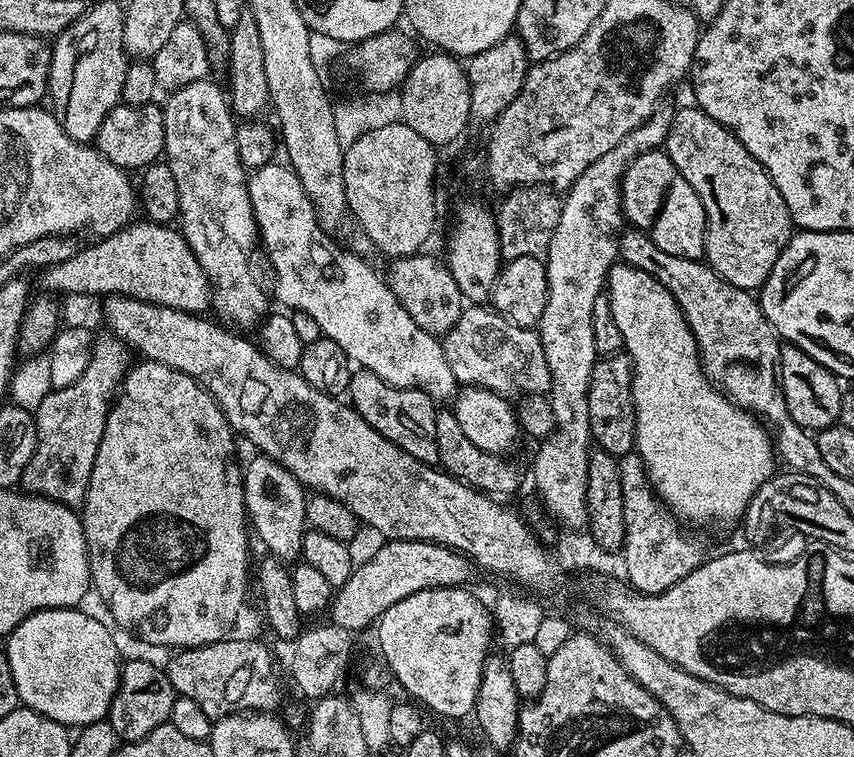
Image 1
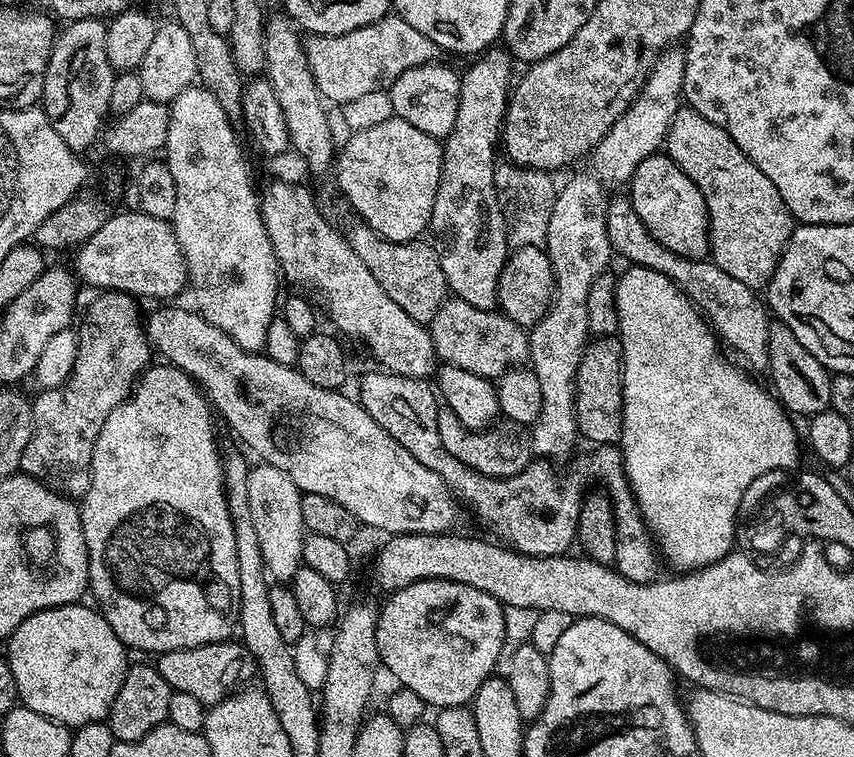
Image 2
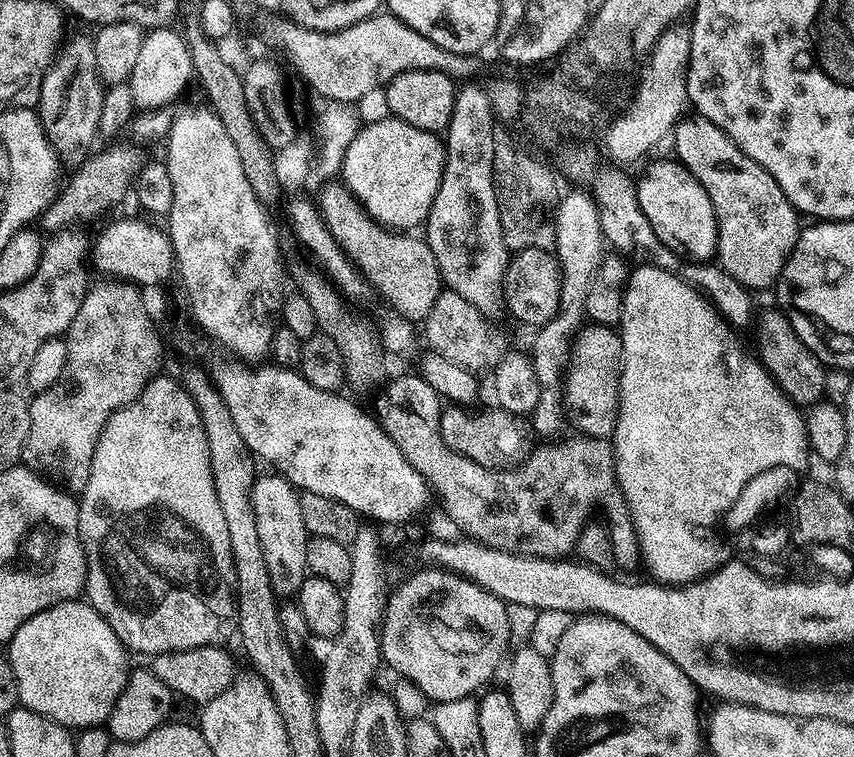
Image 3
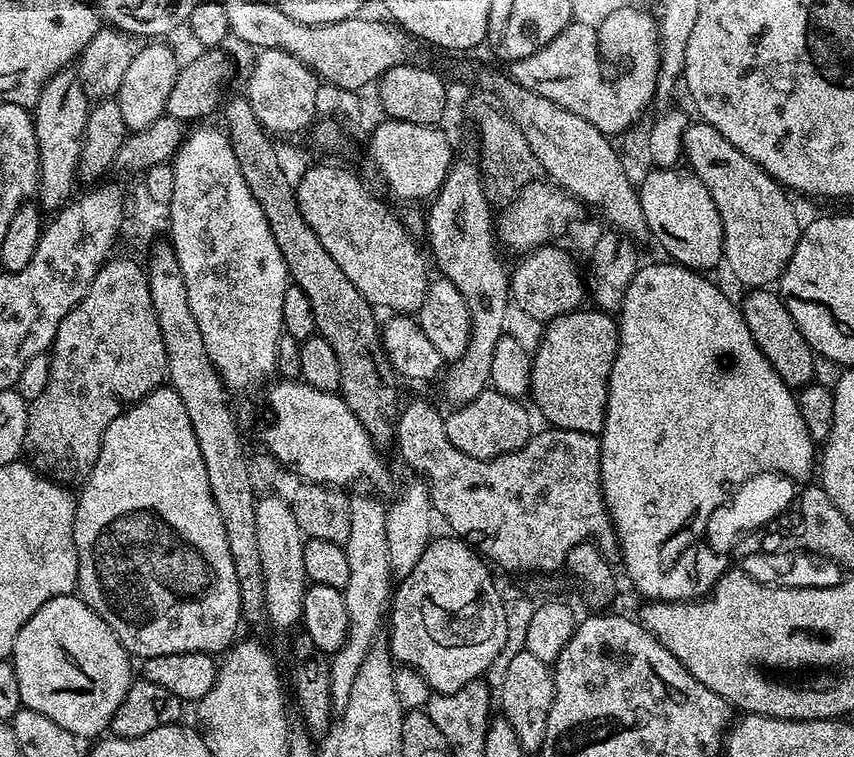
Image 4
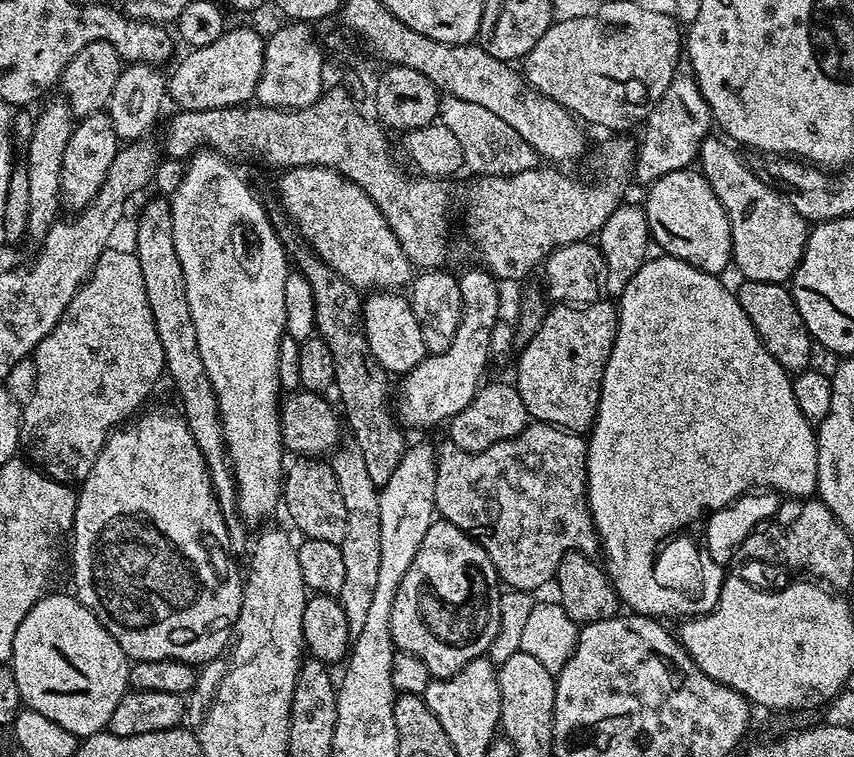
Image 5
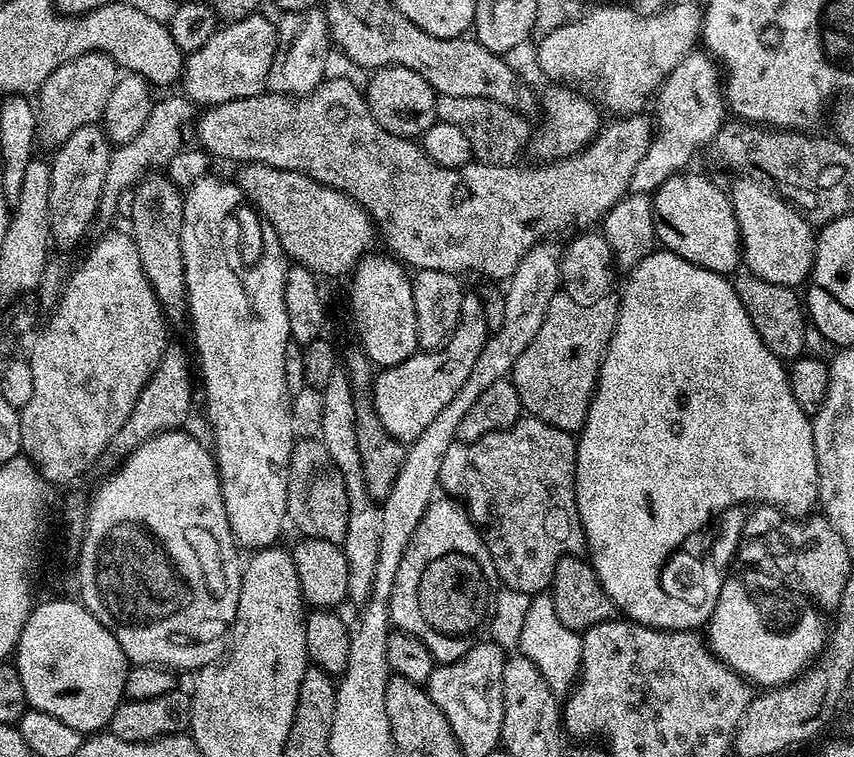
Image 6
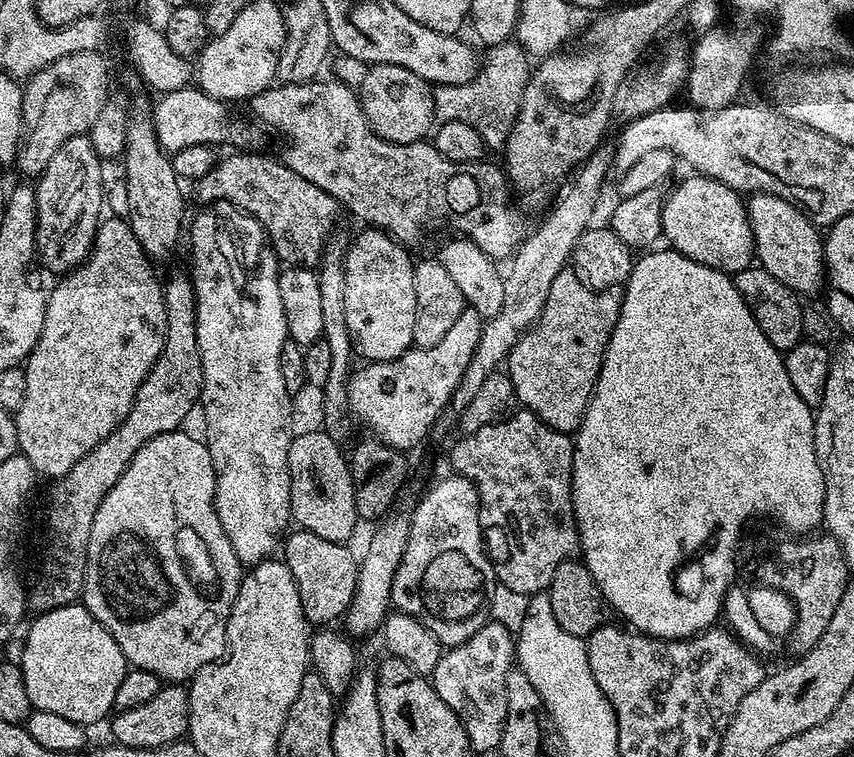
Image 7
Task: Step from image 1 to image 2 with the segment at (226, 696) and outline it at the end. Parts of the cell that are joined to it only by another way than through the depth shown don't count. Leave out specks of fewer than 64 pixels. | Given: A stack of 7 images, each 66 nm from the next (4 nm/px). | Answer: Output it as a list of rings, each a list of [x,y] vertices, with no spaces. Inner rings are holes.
[[[232,643],[203,644],[193,648],[179,648],[169,652],[161,652],[157,659],[160,661],[155,661],[154,667],[162,674],[162,678],[166,678],[166,682],[171,686],[173,693],[180,695],[181,692],[182,695],[189,696],[190,699],[204,704],[203,706],[218,704],[237,687],[235,684],[239,682],[240,671],[244,668],[244,656],[246,660],[245,649],[239,643],[236,643],[237,645]]]

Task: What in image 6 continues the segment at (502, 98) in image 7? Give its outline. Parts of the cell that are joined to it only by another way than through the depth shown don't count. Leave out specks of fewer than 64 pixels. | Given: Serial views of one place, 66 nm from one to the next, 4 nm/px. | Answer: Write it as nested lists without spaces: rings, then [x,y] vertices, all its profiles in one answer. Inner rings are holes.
[[[440,96],[436,102],[436,114],[439,119],[450,122],[470,138],[473,157],[482,164],[517,163],[516,155],[525,151],[530,140],[530,128],[518,112],[507,108],[505,104],[496,104],[487,98],[450,98]]]

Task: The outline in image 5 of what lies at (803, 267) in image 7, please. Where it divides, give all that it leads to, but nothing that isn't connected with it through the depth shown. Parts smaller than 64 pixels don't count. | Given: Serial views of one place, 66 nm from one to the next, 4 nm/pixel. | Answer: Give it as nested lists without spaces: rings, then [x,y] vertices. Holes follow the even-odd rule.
[[[707,136],[700,144],[698,166],[715,196],[722,202],[730,222],[733,265],[740,270],[745,280],[761,280],[784,284],[791,281],[794,270],[804,253],[810,231],[809,221],[798,214],[798,210],[788,201],[787,195],[781,194],[767,179],[758,177],[744,164],[743,160],[730,148],[721,137]]]

